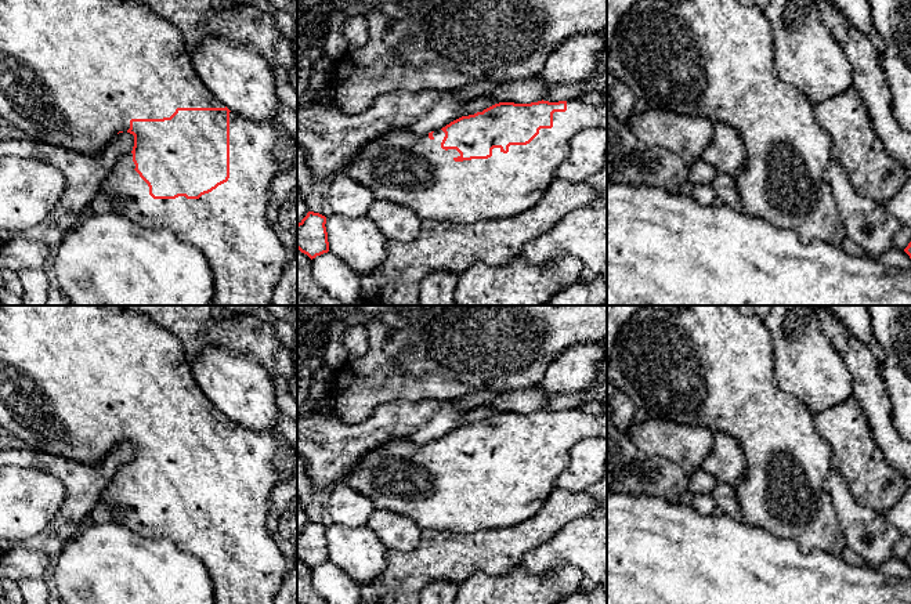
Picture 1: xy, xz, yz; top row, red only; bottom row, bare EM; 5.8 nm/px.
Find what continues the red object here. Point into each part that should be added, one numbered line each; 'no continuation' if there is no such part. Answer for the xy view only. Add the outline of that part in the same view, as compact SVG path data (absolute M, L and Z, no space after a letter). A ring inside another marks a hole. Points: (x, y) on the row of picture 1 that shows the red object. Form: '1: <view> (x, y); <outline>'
1: xy (228, 225); M281 102L276 117L265 123L246 119L229 112L229 178L199 199L153 199L148 184L134 170L133 153L122 156L108 178L101 184L100 192L105 192L113 202L116 213L148 228L165 227L181 242L199 249L213 275L214 296L210 305L272 305L274 289L281 272L289 260L289 252L267 220L268 187L274 177L282 171L282 166L274 159L274 148L285 134L297 149L297 111Z

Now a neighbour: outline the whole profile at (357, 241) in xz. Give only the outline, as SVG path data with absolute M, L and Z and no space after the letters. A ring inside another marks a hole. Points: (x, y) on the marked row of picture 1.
M368 217L326 218L329 252L357 275L375 272L386 260L386 234Z

